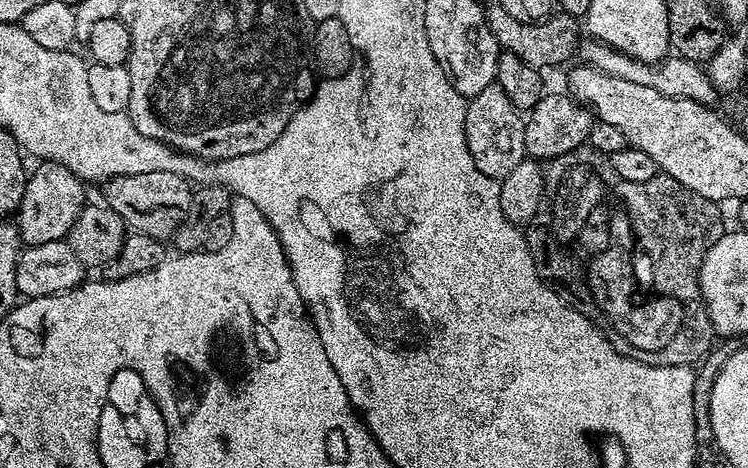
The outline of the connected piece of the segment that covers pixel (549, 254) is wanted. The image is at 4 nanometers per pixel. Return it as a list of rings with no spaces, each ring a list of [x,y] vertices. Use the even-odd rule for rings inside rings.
[[[591,146],[575,148],[570,150],[568,154],[562,154],[558,158],[547,161],[544,168],[544,187],[540,197],[540,205],[526,228],[528,249],[534,258],[536,269],[541,278],[559,296],[568,301],[573,310],[581,312],[587,320],[604,330],[613,328],[630,347],[637,348],[637,350],[632,350],[637,353],[648,352],[649,358],[652,359],[649,361],[653,365],[665,368],[696,366],[714,347],[714,333],[710,314],[706,310],[704,299],[700,293],[700,267],[704,261],[704,255],[708,252],[708,247],[725,231],[726,225],[724,225],[723,218],[720,217],[720,208],[721,205],[717,201],[702,198],[702,194],[694,194],[694,190],[686,190],[686,186],[682,186],[682,182],[663,174],[650,178],[650,182],[626,182],[626,178],[618,178],[618,174],[614,174],[614,166],[609,157],[603,156],[601,152],[596,151]],[[675,340],[676,348],[668,348]]]

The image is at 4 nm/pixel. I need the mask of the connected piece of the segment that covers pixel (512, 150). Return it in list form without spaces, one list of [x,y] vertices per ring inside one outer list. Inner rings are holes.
[[[500,84],[486,86],[486,90],[482,90],[482,94],[473,96],[468,100],[466,146],[470,146],[470,158],[474,158],[474,166],[478,166],[478,170],[482,170],[482,174],[486,174],[491,180],[497,182],[503,180],[506,174],[510,174],[510,170],[514,170],[514,166],[518,166],[518,162],[522,162],[526,158],[522,113],[514,107],[510,98],[506,98],[506,90],[502,90]]]

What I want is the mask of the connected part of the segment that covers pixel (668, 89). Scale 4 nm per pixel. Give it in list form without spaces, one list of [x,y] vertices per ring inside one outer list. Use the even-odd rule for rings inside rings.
[[[588,42],[583,45],[583,63],[591,68],[602,70],[606,74],[614,74],[618,78],[626,78],[626,82],[638,82],[638,86],[650,86],[658,90],[658,94],[670,94],[674,98],[690,98],[699,104],[715,105],[718,90],[712,84],[707,71],[701,65],[675,54],[669,54],[655,64],[647,64],[644,60],[635,60],[625,52],[619,52],[609,44]],[[588,44],[588,45],[587,45]]]

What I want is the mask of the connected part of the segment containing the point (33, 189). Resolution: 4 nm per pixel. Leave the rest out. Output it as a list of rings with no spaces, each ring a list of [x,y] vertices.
[[[53,160],[43,161],[36,167],[40,168],[31,169],[22,194],[22,202],[14,216],[16,223],[20,226],[21,241],[25,245],[65,239],[70,226],[78,222],[78,214],[82,214],[86,206],[85,185],[69,168],[55,164]]]

